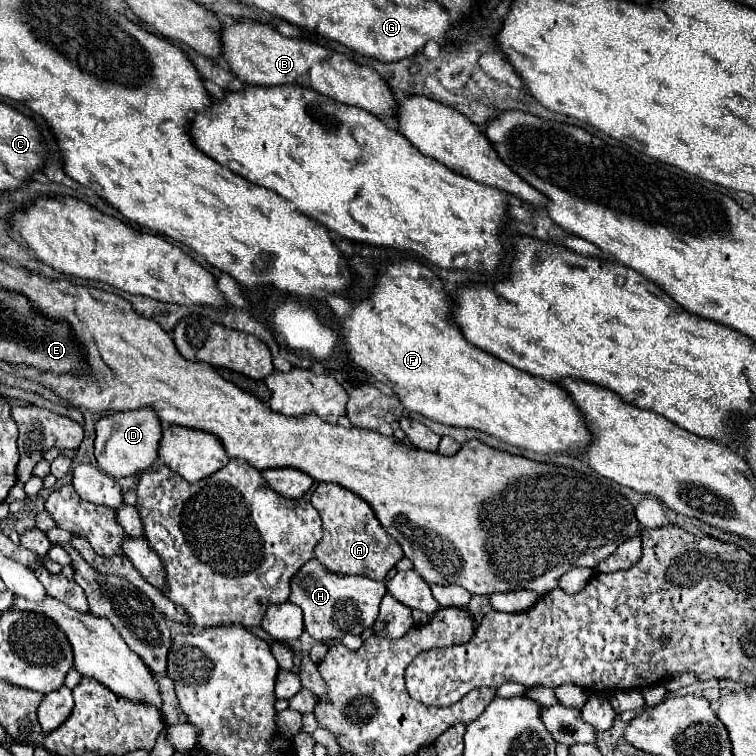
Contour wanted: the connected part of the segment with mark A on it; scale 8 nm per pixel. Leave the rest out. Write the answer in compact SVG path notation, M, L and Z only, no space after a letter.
M319 483L311 495L311 505L323 519L323 539L315 547L315 557L333 573L365 575L383 581L389 569L403 559L399 543L381 527L369 503L335 483Z

